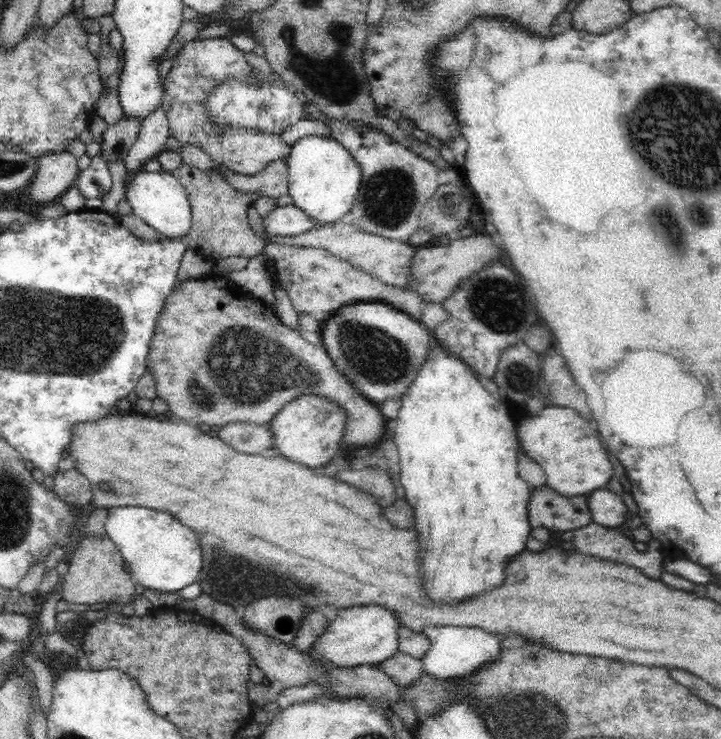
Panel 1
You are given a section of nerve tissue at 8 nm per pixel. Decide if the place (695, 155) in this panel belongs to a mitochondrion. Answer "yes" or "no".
yes

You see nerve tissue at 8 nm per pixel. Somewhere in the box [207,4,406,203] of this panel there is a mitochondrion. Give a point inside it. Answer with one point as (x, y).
(285, 32)

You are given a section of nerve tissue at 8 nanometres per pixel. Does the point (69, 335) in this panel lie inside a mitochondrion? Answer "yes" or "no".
yes

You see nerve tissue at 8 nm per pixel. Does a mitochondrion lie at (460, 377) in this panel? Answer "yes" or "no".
no

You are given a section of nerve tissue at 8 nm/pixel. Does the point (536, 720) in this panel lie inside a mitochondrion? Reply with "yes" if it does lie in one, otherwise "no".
yes

